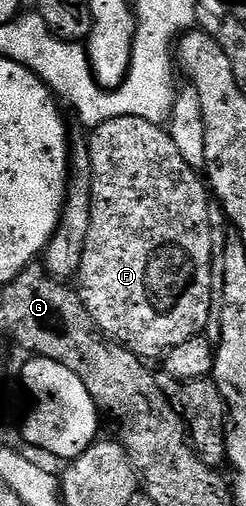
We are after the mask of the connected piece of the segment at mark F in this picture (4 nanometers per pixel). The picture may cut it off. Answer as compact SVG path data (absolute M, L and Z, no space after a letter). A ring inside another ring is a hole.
M137 116L110 118L99 124L97 128L91 129L88 153L92 167L92 205L90 206L90 234L86 234L86 246L78 273L80 301L84 303L90 318L105 336L111 338L117 345L136 353L145 361L151 362L155 356L163 357L174 346L201 335L207 326L207 316L210 314L214 297L214 289L211 286L210 221L207 214L210 192L201 173L191 168L186 158L182 158L182 154L178 154L177 147L171 141L171 134L161 125L146 122Z

